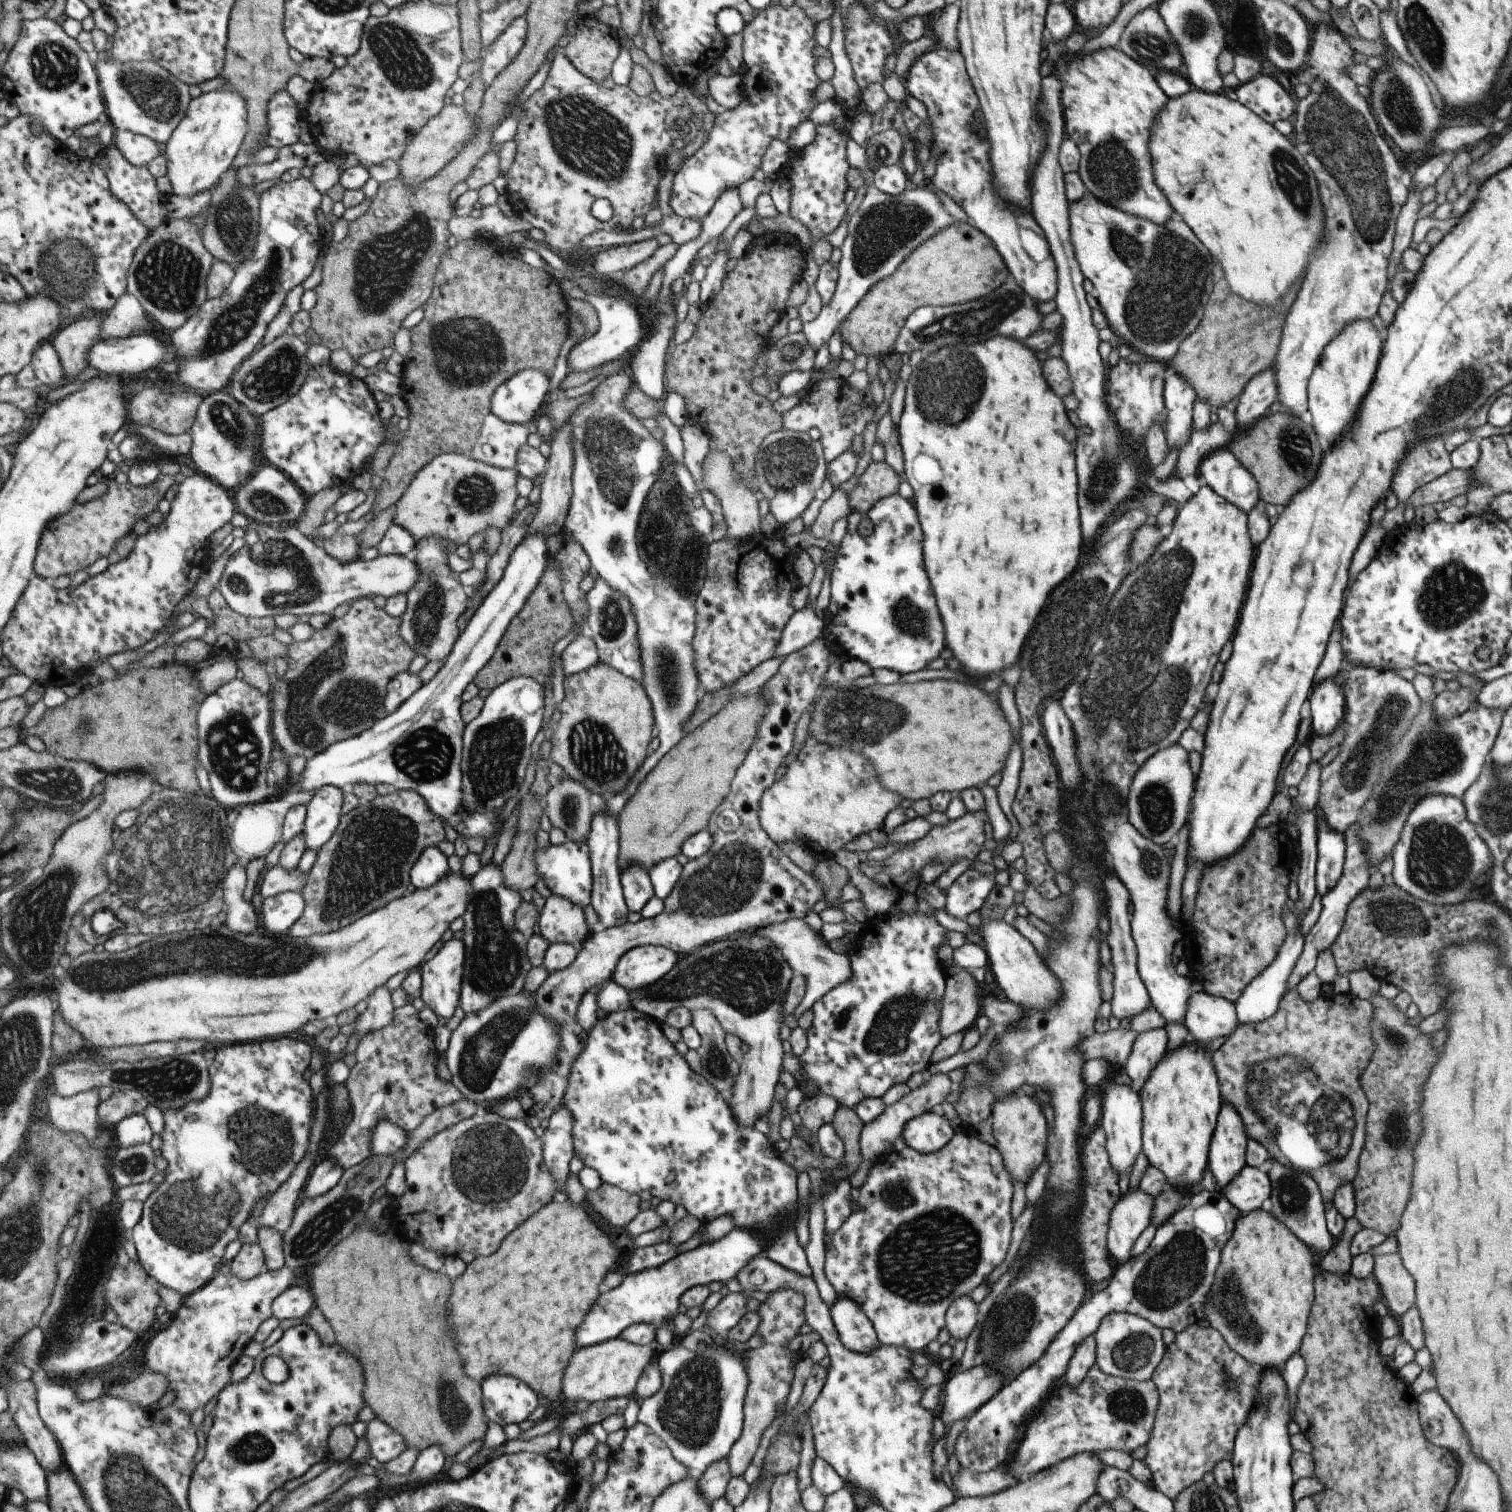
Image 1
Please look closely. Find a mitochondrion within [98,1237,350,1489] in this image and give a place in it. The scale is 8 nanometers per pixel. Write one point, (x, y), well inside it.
(256, 1448)

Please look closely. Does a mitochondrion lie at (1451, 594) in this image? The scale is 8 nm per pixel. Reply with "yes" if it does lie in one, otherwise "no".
yes

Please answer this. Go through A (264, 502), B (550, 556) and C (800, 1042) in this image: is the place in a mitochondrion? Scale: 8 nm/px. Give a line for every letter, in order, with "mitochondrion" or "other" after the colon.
A: mitochondrion
B: other
C: other

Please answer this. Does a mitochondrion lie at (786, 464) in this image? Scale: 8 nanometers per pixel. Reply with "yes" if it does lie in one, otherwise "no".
yes

